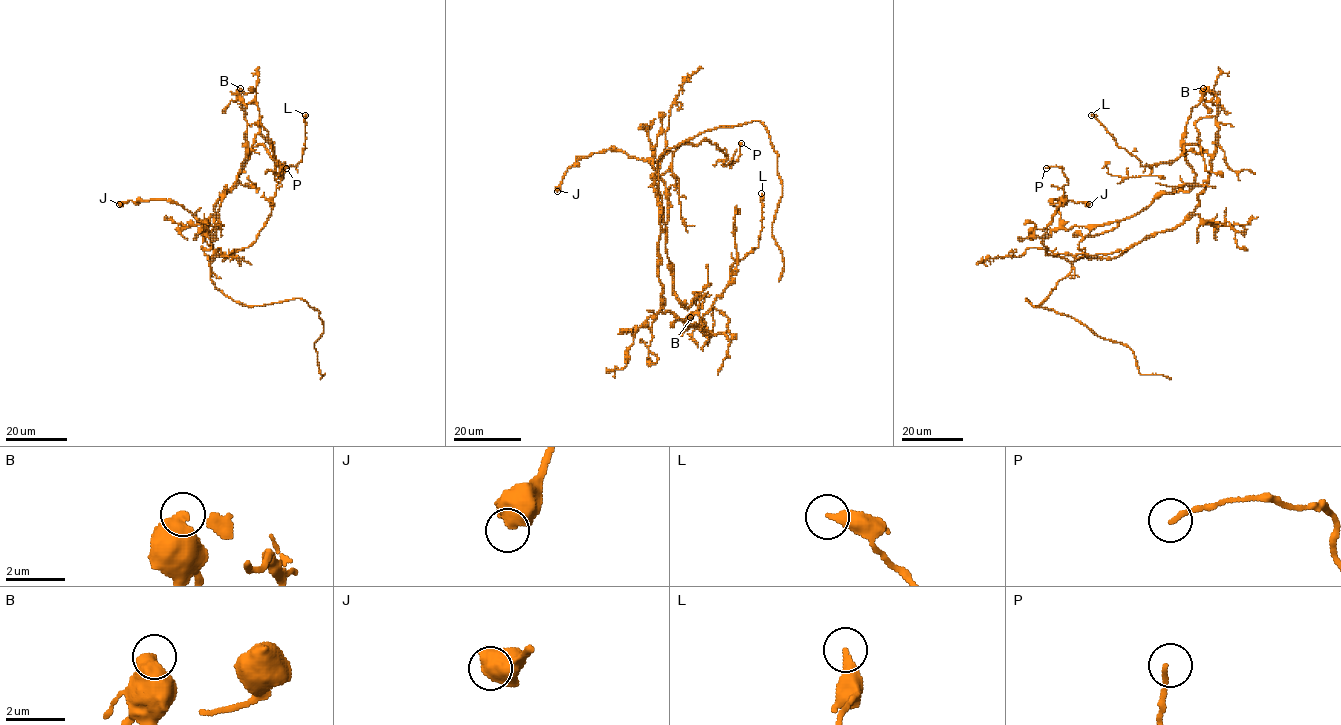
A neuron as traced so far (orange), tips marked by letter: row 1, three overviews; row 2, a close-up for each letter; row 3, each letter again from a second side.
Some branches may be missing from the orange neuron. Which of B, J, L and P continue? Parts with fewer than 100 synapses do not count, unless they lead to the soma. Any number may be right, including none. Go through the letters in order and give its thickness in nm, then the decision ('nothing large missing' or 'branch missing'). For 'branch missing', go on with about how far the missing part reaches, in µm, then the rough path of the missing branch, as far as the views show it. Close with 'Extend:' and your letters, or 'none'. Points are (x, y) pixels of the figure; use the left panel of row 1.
B: 650 nm | nothing large missing
J: 700 nm | nothing large missing
L: 320 nm | nothing large missing
P: 140 nm | nothing large missing
Extend: none

